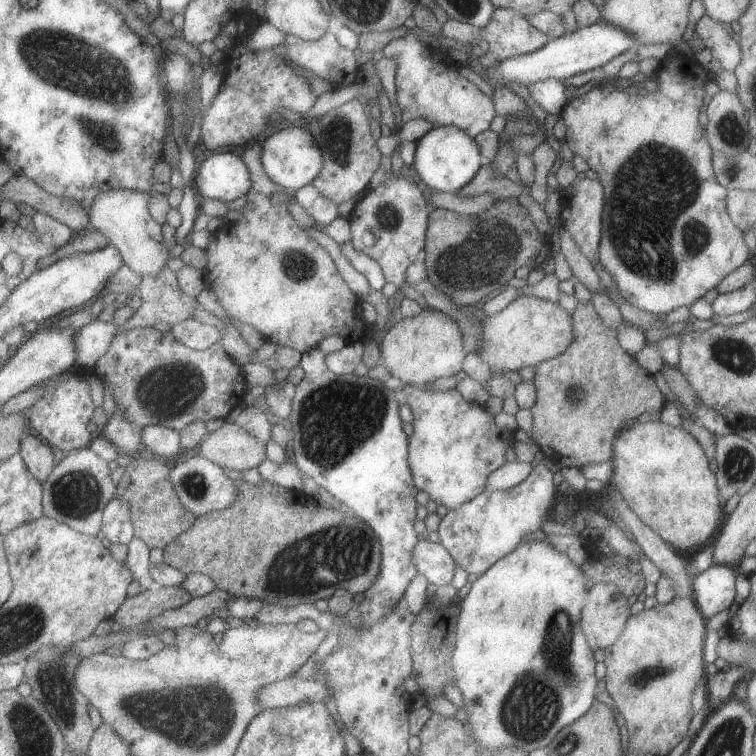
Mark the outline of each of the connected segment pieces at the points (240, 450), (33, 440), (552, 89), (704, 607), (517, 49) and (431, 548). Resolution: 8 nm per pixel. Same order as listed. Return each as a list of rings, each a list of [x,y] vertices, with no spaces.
[[[227,422],[220,430],[211,433],[196,453],[220,463],[225,469],[242,473],[259,468],[268,459],[266,443],[237,422]]]
[[[25,436],[23,440],[23,451],[21,452],[26,459],[32,474],[40,482],[46,484],[56,470],[56,454],[51,448],[51,444],[42,442],[36,436]]]
[[[550,79],[531,84],[521,89],[527,96],[531,96],[536,103],[544,108],[547,114],[560,115],[567,105],[567,90],[558,79]]]
[[[718,563],[697,574],[693,580],[693,594],[706,620],[732,605],[737,593],[736,579],[736,572],[731,565]]]
[[[495,8],[490,22],[483,27],[470,26],[468,23],[448,17],[448,22],[445,24],[445,36],[466,44],[469,42],[476,44],[479,40],[486,40],[490,53],[500,61],[534,52],[550,40],[544,31],[538,30],[524,15],[517,14],[515,10],[507,8]]]
[[[420,539],[415,548],[415,559],[420,572],[424,573],[437,587],[450,585],[456,570],[455,557],[443,543]]]

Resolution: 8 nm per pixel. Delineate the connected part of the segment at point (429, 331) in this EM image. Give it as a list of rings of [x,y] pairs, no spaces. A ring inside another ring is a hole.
[[[428,308],[419,317],[404,317],[382,340],[385,366],[407,385],[430,386],[431,383],[456,375],[466,358],[463,334],[458,323],[440,309]]]

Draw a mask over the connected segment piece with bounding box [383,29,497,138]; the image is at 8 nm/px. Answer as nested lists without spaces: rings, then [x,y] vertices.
[[[413,29],[403,31],[403,35],[392,40],[383,52],[386,54],[385,57],[398,62],[398,103],[404,113],[404,122],[426,118],[433,121],[435,126],[460,127],[472,138],[488,129],[490,122],[497,115],[494,101],[484,94],[476,83],[457,71],[460,65],[454,62],[447,51],[424,44]]]

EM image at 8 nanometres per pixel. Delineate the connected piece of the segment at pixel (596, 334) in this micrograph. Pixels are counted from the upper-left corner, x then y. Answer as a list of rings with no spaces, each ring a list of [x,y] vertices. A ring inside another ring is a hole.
[[[578,302],[573,316],[574,338],[572,344],[562,354],[539,362],[535,367],[533,383],[537,399],[530,409],[533,416],[533,435],[531,438],[553,463],[562,467],[575,466],[578,469],[587,464],[600,464],[613,456],[613,438],[628,422],[647,413],[660,413],[665,398],[656,385],[653,373],[649,373],[634,355],[619,345],[617,328],[608,328],[598,316],[592,302]]]

